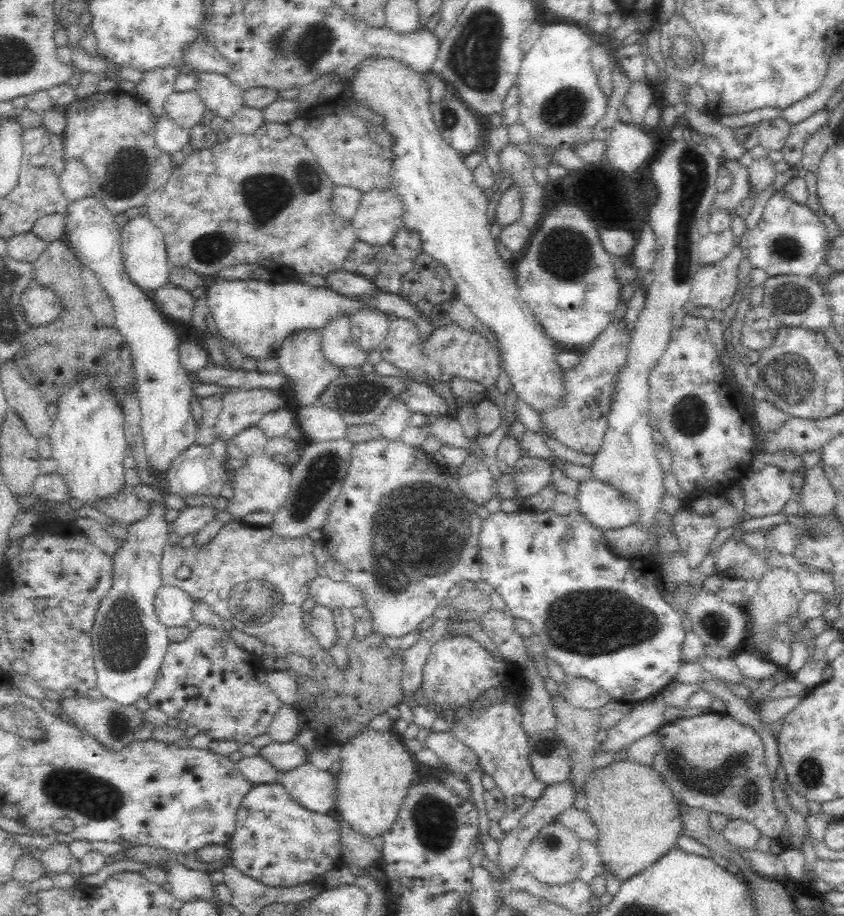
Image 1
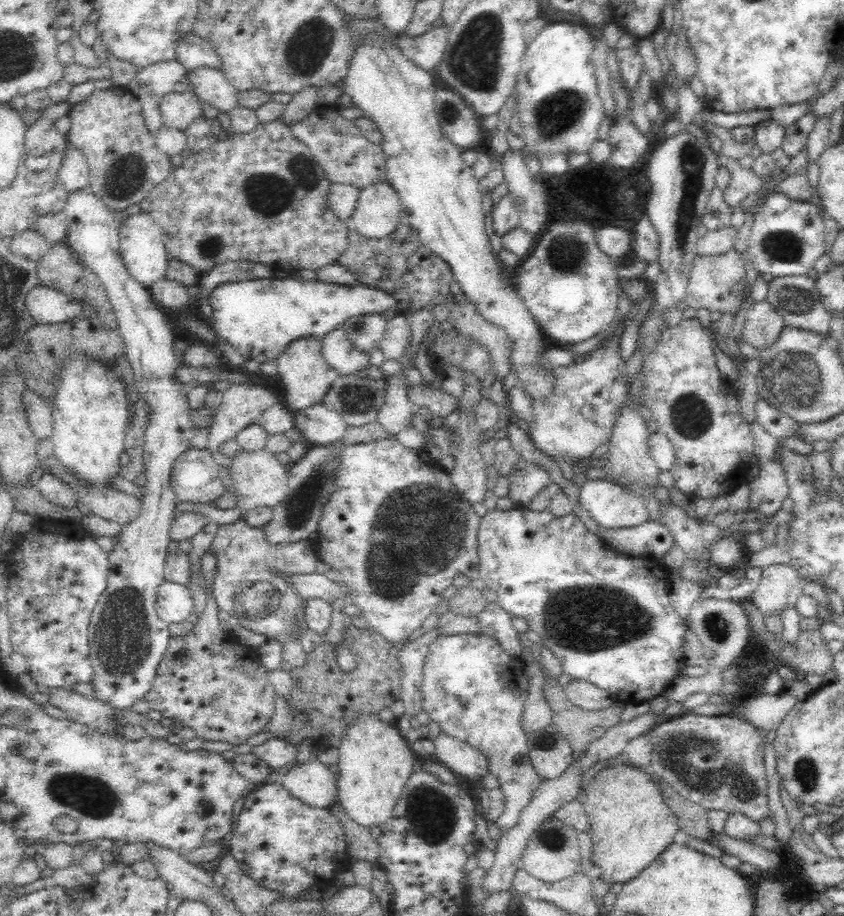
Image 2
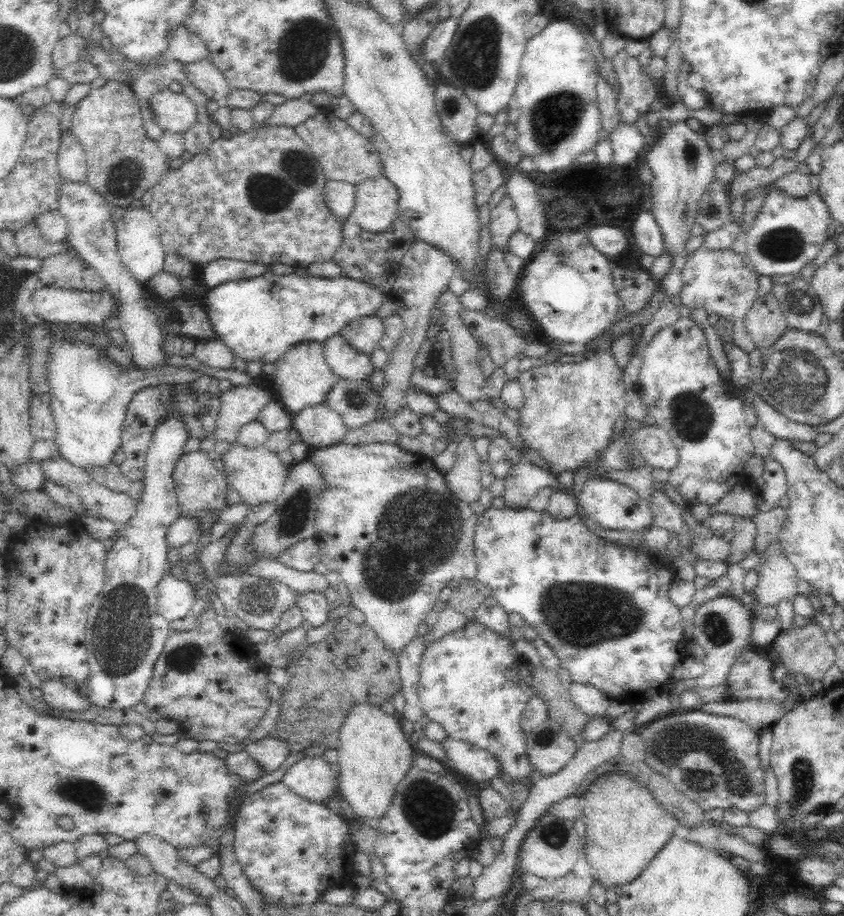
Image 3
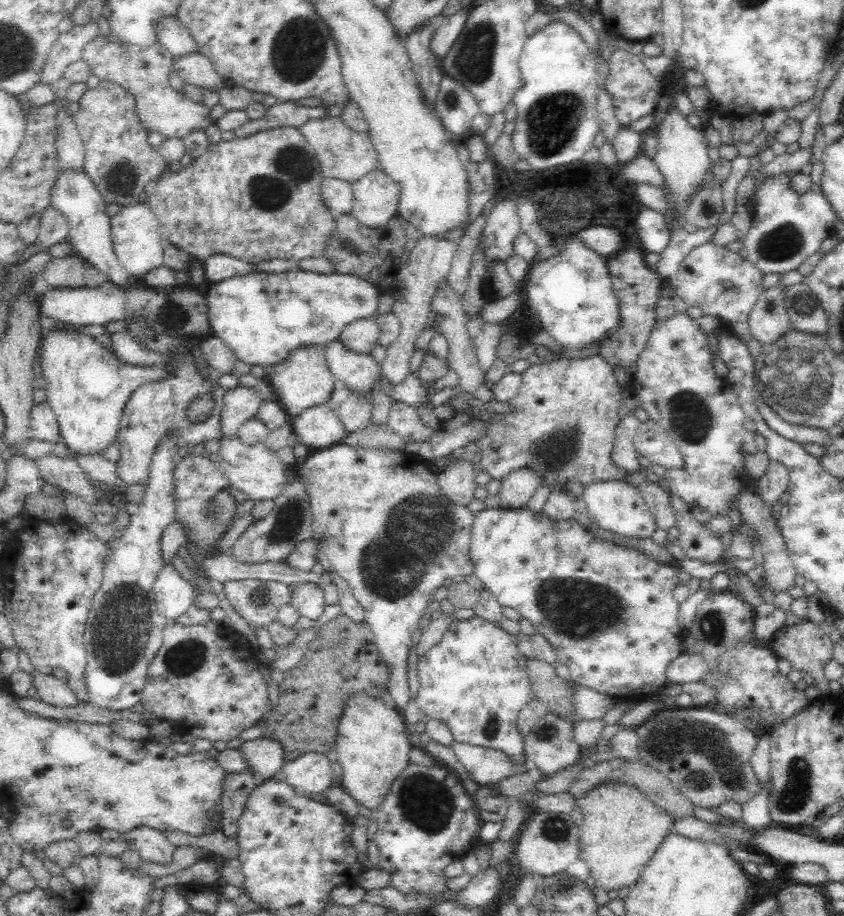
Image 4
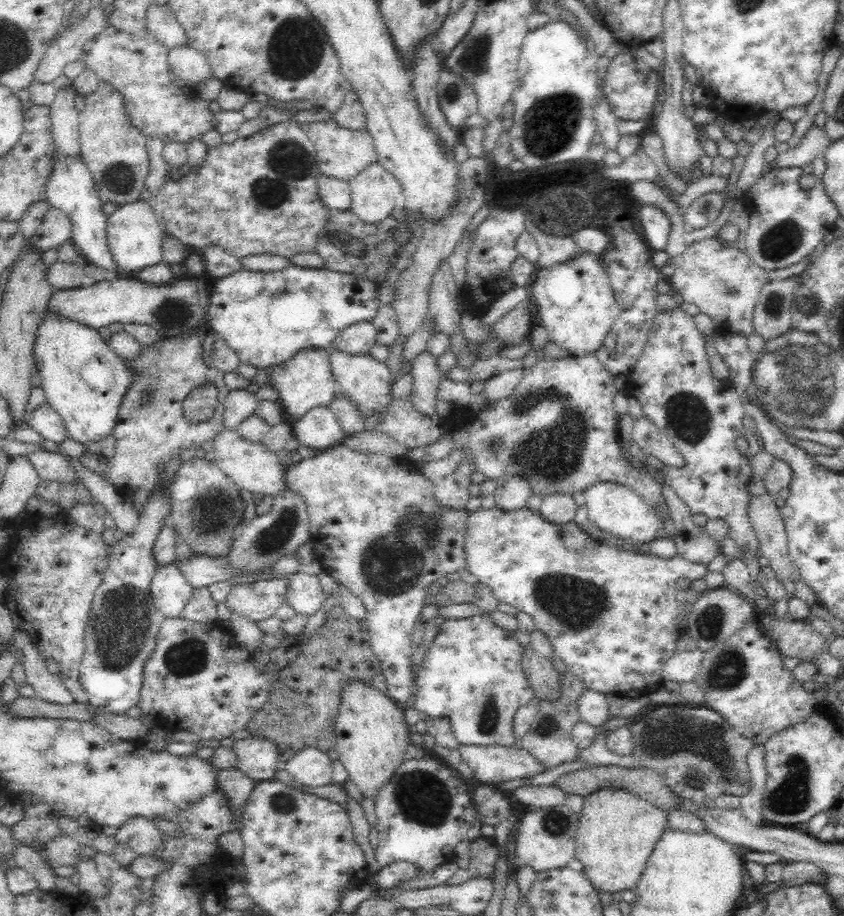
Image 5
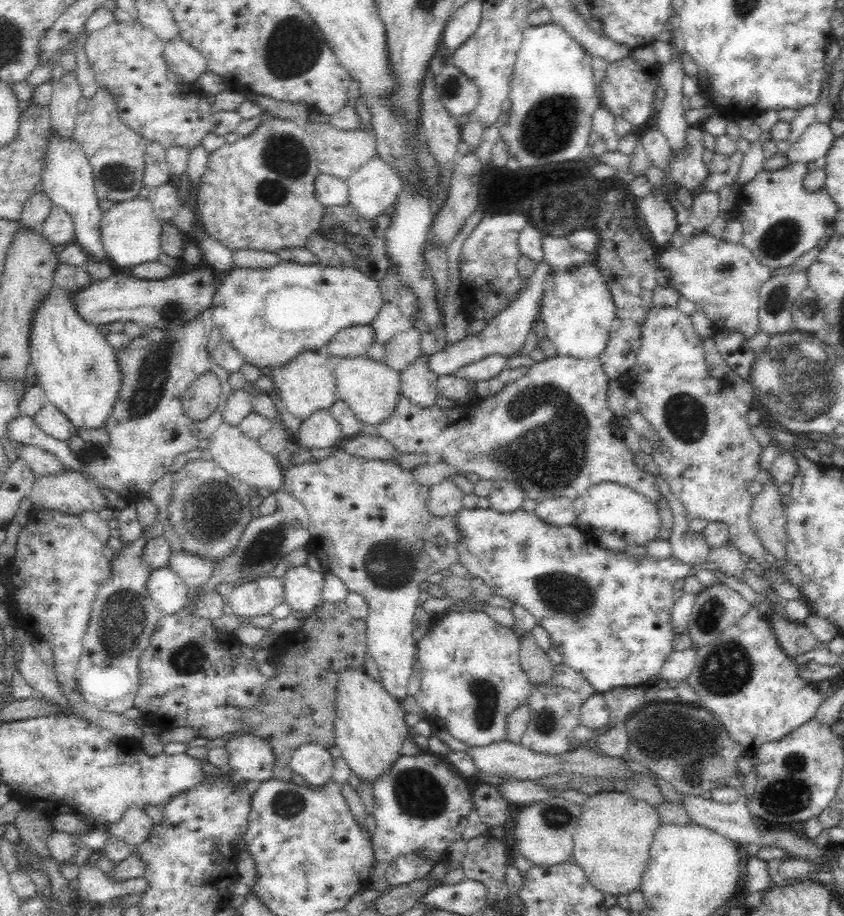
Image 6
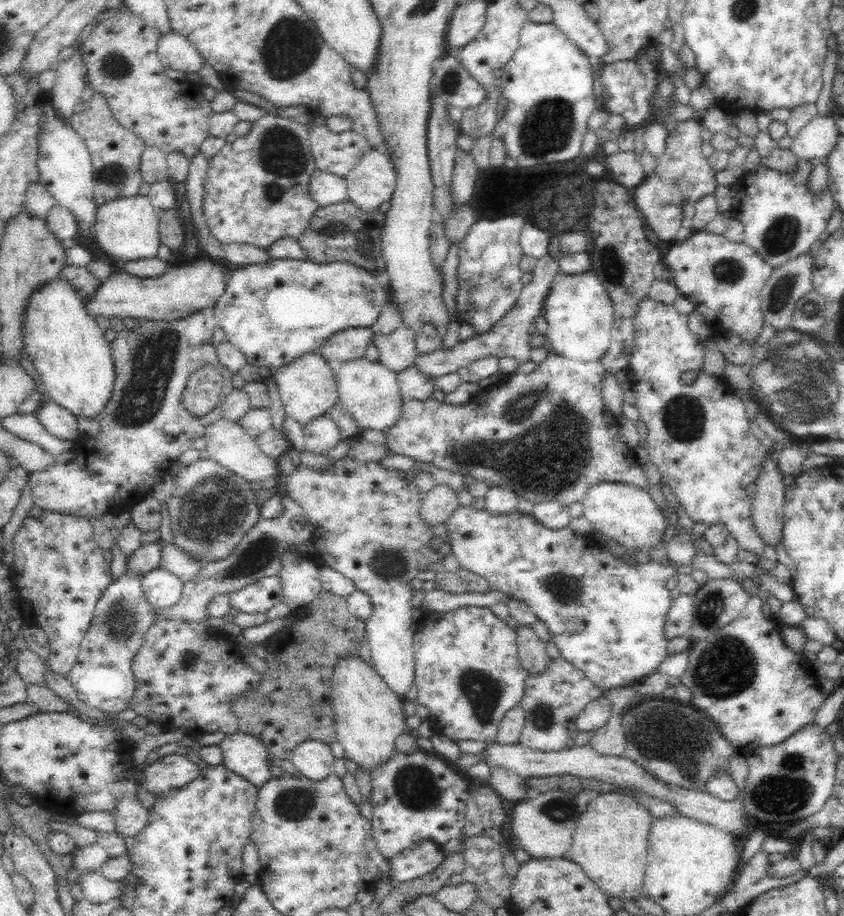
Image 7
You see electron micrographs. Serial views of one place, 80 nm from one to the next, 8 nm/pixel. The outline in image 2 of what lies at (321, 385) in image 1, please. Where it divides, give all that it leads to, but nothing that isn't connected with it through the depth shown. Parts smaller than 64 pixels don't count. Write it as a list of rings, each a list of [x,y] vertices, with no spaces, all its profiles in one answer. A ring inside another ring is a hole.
[[[318,337],[296,338],[289,342],[289,346],[275,360],[278,367],[280,386],[284,390],[283,400],[291,410],[304,410],[309,406],[322,403],[330,385],[341,375],[332,369],[323,356],[322,342]]]

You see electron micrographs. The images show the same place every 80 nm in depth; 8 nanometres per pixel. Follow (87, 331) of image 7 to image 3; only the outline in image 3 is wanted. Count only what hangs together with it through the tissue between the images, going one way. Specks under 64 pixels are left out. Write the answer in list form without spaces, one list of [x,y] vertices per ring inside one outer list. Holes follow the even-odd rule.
[[[56,341],[50,348],[47,381],[50,385],[48,403],[55,423],[55,449],[62,459],[87,471],[90,467],[103,467],[114,462],[114,455],[121,448],[121,436],[126,418],[127,406],[137,390],[156,384],[192,384],[203,374],[187,367],[164,366],[158,370],[124,370],[100,350],[78,341]]]

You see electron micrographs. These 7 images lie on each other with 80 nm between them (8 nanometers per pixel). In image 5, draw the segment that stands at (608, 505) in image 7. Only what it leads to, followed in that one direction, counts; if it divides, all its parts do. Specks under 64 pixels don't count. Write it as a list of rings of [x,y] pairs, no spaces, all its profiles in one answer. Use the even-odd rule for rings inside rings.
[[[600,481],[583,491],[587,516],[592,524],[604,533],[631,540],[637,547],[656,539],[656,532],[662,526],[652,507],[630,487],[615,482]]]

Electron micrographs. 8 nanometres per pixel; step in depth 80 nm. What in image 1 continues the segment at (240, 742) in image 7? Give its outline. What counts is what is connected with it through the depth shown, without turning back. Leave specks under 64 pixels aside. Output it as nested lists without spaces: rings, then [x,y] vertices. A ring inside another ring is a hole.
[[[274,742],[260,747],[259,755],[265,758],[279,772],[286,773],[302,764],[310,763],[310,752],[298,744],[292,742]]]

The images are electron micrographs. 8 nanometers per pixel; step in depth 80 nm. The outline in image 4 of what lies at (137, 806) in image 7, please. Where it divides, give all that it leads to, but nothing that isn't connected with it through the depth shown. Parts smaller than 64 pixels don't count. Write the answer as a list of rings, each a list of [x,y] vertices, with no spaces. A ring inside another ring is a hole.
[[[148,826],[136,828],[120,838],[130,845],[144,861],[152,861],[160,865],[167,865],[172,859],[175,847],[165,838],[165,834],[153,830]]]

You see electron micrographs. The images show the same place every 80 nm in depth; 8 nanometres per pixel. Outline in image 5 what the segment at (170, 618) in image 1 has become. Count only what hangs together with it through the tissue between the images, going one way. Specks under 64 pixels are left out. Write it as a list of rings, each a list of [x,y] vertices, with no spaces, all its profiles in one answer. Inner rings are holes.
[[[176,564],[159,566],[151,582],[154,604],[164,618],[178,618],[192,598],[193,587]]]

